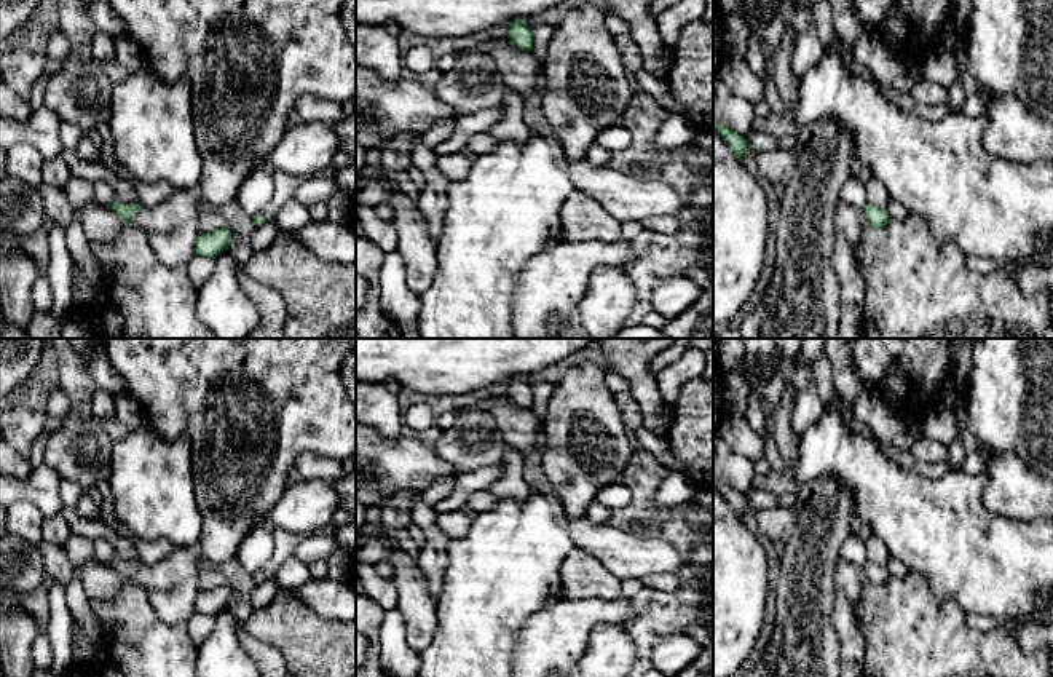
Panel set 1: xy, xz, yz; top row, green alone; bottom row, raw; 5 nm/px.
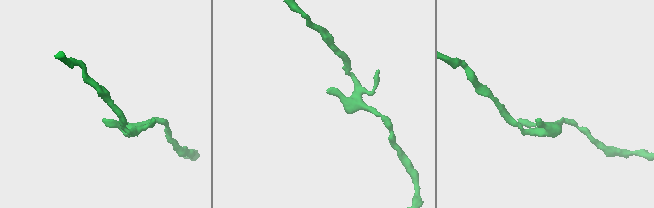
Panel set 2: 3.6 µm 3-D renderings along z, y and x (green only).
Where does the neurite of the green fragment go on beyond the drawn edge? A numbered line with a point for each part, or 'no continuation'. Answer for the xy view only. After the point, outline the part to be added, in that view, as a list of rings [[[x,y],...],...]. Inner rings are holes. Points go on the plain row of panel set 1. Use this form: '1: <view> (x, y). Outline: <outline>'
no continuation

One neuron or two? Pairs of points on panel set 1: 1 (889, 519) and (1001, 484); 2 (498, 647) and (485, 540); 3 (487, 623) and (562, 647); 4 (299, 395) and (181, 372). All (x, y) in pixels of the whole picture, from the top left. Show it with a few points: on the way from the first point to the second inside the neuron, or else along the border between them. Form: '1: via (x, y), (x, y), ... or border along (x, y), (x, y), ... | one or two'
1: border along (983, 473), (986, 481), (982, 503), (1007, 518) | two
2: via (487, 620), (487, 567) | one
3: border along (544, 607), (536, 610), (522, 626), (511, 660) | two
4: via (270, 388), (249, 372), (209, 372) | one

